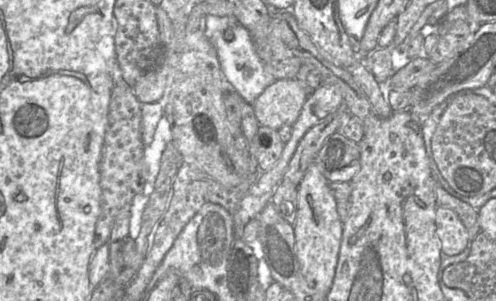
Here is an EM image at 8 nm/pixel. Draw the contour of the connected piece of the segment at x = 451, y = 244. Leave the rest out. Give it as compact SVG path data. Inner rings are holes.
M438 206L435 214L436 232L444 255L461 253L470 245L468 232L455 211Z

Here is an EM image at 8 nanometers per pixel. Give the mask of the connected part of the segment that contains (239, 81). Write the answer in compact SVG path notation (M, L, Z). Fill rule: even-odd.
M239 23L232 26L231 30L233 32L233 40L226 41L223 37L223 32L216 31L214 37L209 39L209 41L216 50L224 78L235 88L244 101L253 105L265 88L276 79L272 73L266 70L266 65L259 58L250 32Z

